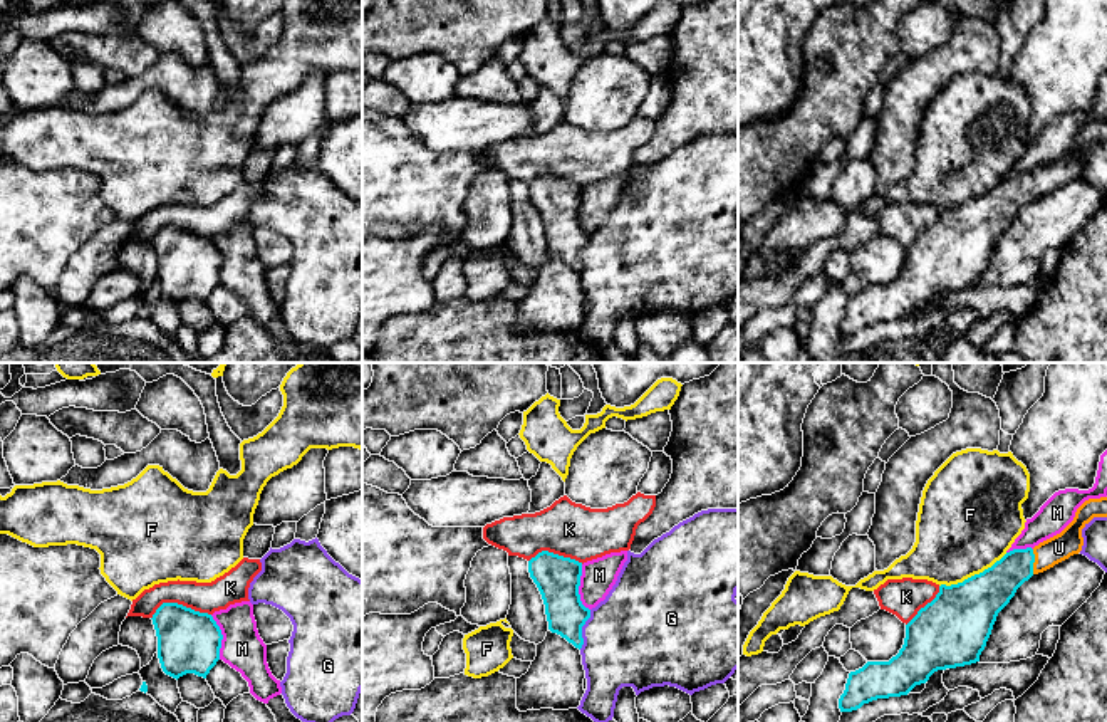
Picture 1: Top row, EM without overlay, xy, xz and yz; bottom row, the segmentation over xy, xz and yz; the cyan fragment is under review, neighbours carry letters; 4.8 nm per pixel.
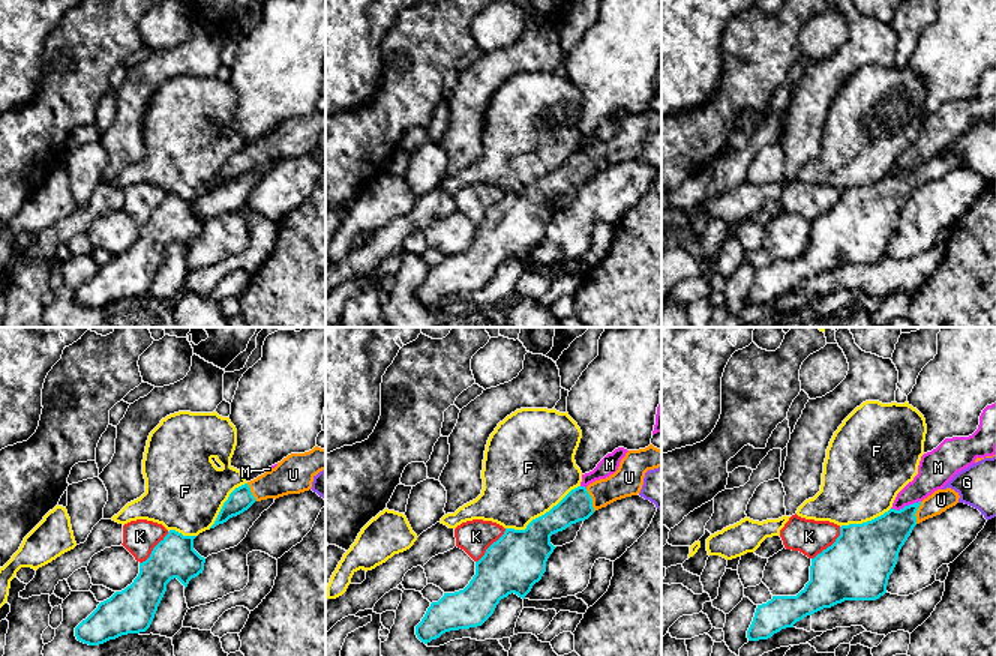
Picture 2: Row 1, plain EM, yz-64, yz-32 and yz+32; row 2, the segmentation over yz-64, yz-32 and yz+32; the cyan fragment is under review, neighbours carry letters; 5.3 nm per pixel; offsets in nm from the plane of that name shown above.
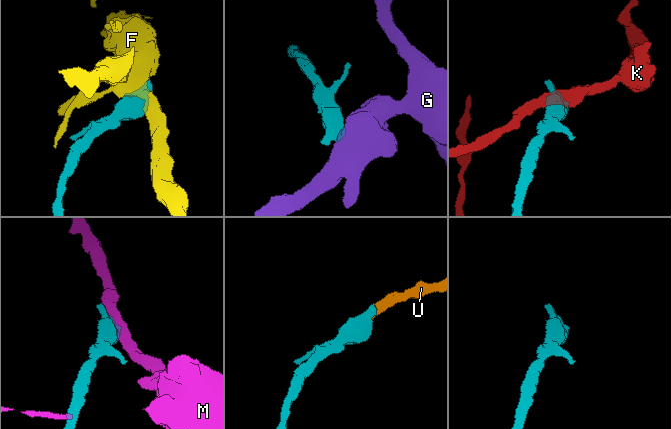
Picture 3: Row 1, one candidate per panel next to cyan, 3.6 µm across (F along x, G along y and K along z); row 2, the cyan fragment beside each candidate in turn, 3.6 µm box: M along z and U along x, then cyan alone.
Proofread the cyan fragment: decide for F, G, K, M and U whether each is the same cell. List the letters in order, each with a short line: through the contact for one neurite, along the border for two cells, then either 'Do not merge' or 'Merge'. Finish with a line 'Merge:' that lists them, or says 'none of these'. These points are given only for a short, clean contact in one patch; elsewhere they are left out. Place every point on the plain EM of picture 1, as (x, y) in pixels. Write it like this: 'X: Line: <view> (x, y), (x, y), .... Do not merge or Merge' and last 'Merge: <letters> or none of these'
F: Do not merge
G: Line: xz (591, 234), (582, 251), (582, 269), (579, 272). Do not merge
K: Line: xy (210, 239), (176, 227), (163, 227), (151, 242). Do not merge
M: Do not merge
U: Line: yz (992, 214), (1017, 190), (1034, 185), (1059, 172). Merge
Merge: U

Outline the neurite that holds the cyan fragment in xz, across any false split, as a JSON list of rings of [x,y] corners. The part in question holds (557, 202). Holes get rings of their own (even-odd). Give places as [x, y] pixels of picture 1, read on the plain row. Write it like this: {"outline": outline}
{"outline": [[[542,175],[528,185],[528,196],[542,218],[548,254],[580,274],[582,250],[590,242],[579,218],[582,186]]]}

